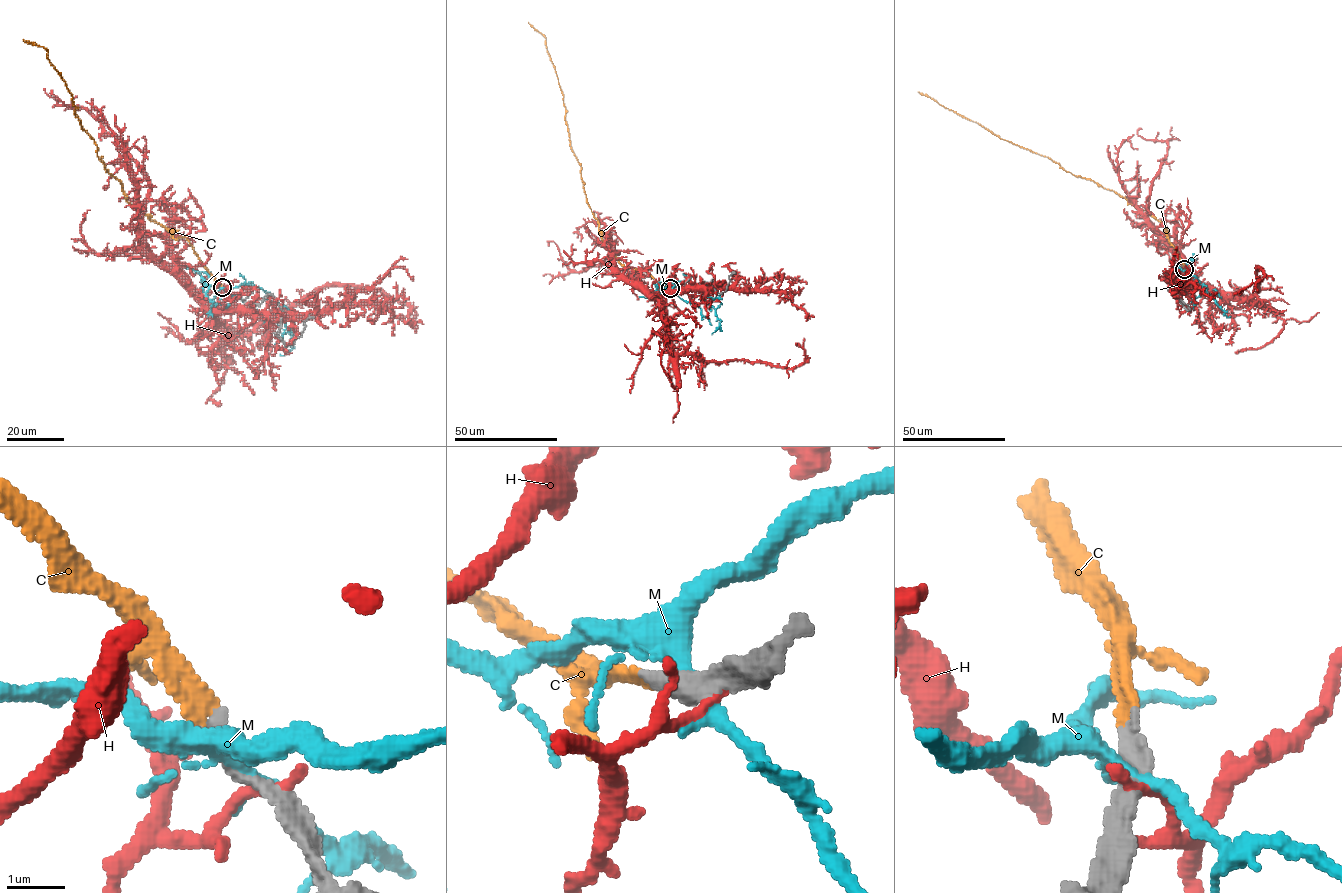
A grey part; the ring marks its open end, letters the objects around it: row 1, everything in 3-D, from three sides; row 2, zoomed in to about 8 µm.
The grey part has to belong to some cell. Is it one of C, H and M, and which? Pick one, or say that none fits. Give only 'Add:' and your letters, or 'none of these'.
Add: C

